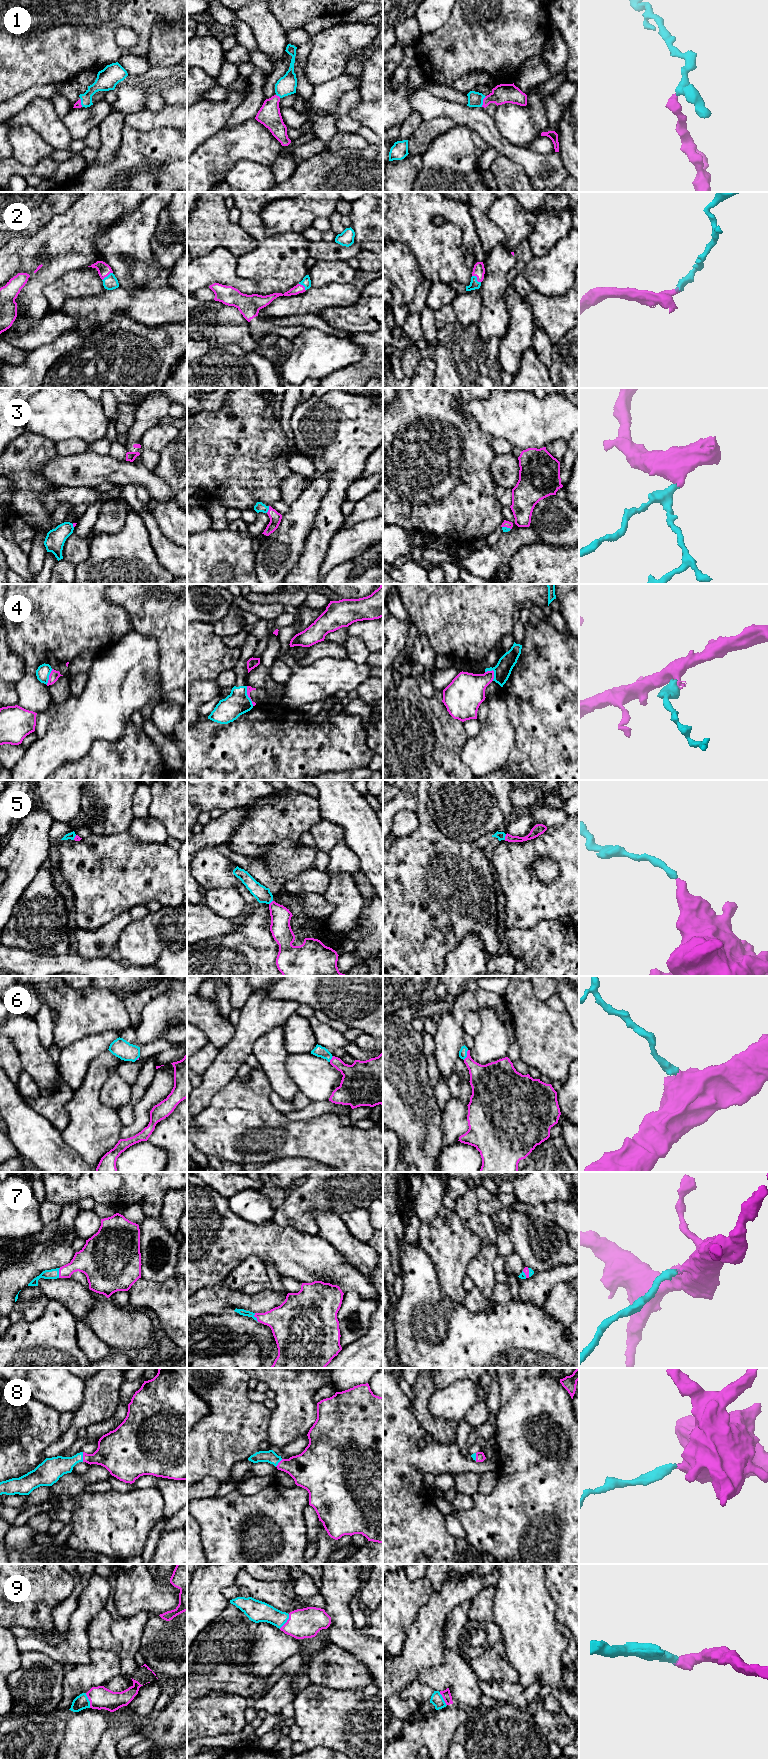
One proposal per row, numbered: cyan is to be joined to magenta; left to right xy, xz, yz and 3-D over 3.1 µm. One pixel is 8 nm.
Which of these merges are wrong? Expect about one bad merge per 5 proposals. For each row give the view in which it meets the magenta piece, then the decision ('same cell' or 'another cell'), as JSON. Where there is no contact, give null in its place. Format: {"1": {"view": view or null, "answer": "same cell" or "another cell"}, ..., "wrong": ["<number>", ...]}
{"1": {"view": "yz", "answer": "same cell"}, "2": {"view": "yz", "answer": "same cell"}, "3": {"view": "xz", "answer": "same cell"}, "4": {"view": "xz", "answer": "another cell"}, "5": {"view": "yz", "answer": "same cell"}, "6": {"view": "yz", "answer": "same cell"}, "7": {"view": "xy", "answer": "same cell"}, "8": {"view": "xy", "answer": "same cell"}, "9": {"view": "xy", "answer": "same cell"}, "wrong": ["4"]}

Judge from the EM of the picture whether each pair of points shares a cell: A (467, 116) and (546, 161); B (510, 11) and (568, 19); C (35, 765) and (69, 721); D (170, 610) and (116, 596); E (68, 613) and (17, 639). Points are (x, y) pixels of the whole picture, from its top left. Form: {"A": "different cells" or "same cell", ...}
{"A": "same cell", "B": "different cells", "C": "same cell", "D": "same cell", "E": "same cell"}

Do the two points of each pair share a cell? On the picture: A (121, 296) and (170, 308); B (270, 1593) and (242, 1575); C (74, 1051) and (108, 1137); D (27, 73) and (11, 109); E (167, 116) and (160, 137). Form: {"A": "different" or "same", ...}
{"A": "same", "B": "same", "C": "different", "D": "different", "E": "different"}

